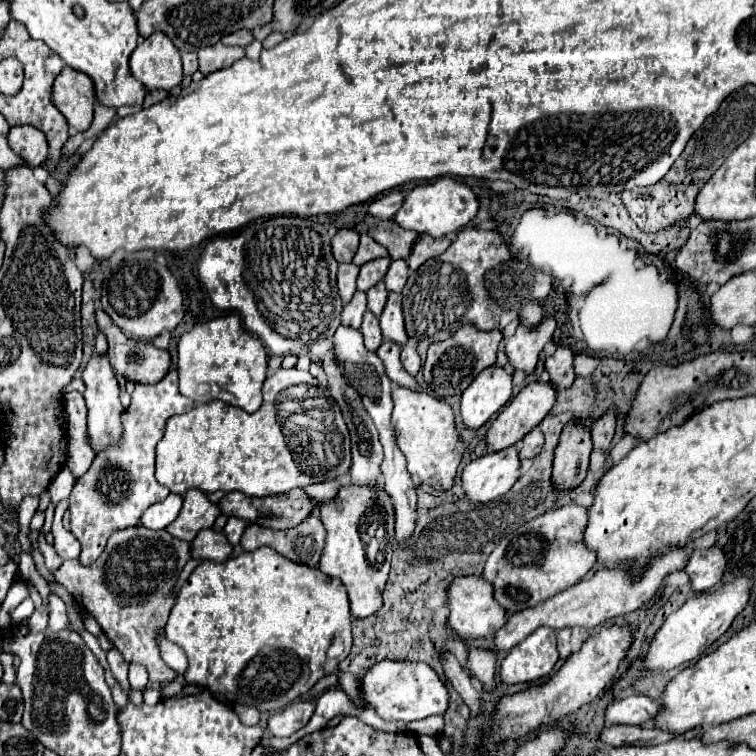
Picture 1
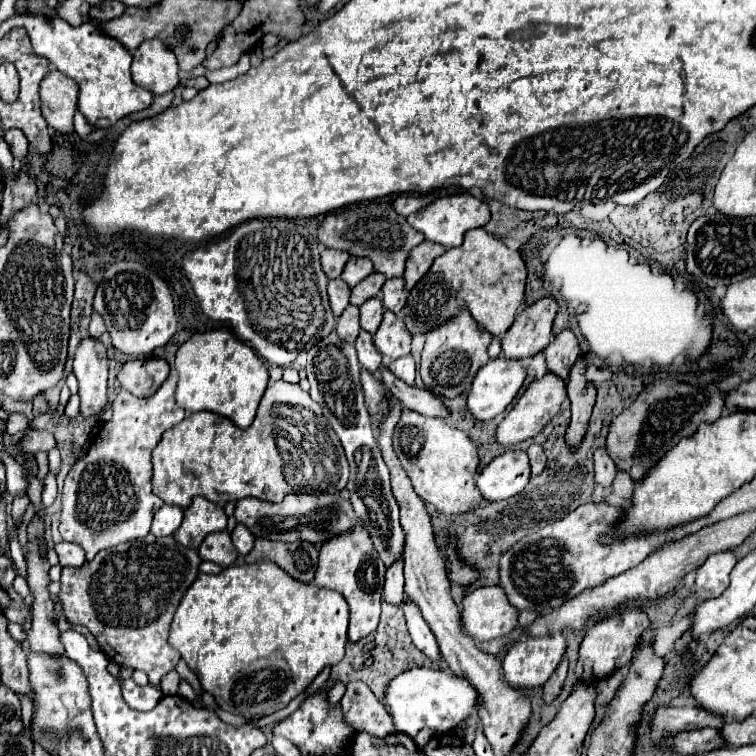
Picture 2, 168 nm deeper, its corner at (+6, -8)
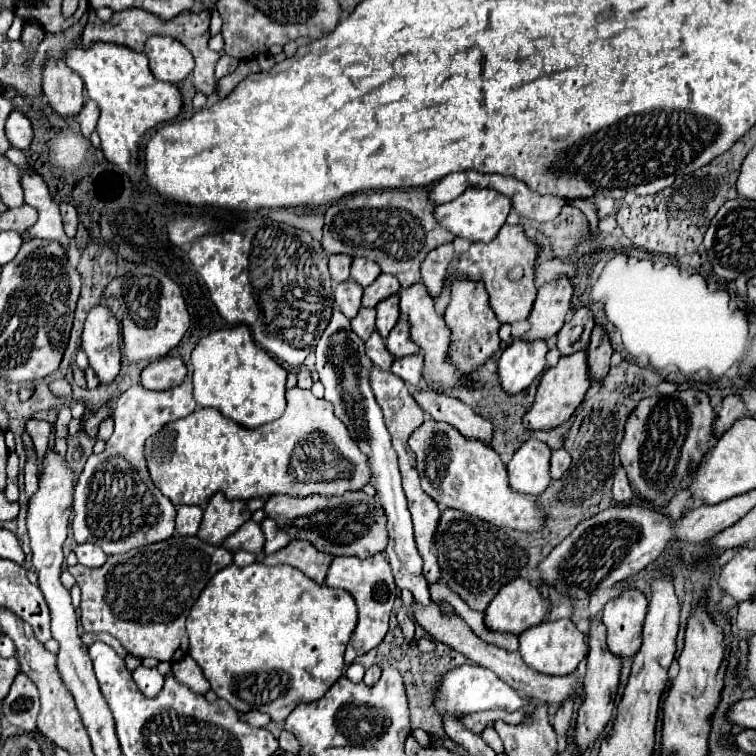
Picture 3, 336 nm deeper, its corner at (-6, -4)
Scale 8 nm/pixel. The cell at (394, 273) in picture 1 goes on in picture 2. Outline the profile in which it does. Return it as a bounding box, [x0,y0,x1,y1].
[382,278,408,314]

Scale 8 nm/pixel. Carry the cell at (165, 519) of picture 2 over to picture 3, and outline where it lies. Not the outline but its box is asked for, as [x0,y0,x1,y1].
[176,506,202,536]

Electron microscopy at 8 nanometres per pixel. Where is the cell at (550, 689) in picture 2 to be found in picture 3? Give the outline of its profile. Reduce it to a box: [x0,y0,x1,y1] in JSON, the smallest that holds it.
[552,700,574,734]

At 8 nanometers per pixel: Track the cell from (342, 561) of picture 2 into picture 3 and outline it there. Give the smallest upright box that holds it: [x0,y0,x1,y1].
[326,552,396,666]

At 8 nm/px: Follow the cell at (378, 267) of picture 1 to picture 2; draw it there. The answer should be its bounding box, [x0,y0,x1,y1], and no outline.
[350,274,384,306]

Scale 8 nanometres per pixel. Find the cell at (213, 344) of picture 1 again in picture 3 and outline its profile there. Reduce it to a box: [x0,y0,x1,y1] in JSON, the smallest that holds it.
[190,324,288,428]

